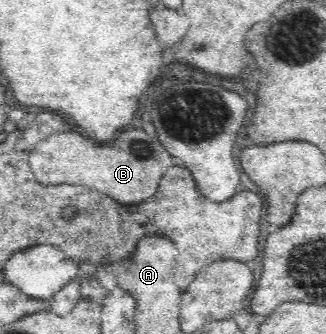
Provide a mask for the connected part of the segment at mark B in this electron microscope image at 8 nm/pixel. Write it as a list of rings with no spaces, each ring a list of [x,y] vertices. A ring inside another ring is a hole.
[[[68,129],[49,135],[35,147],[29,163],[40,183],[90,187],[124,205],[153,197],[166,170],[180,165],[180,160],[170,155],[158,139],[140,129],[123,130],[108,142],[98,142]]]

